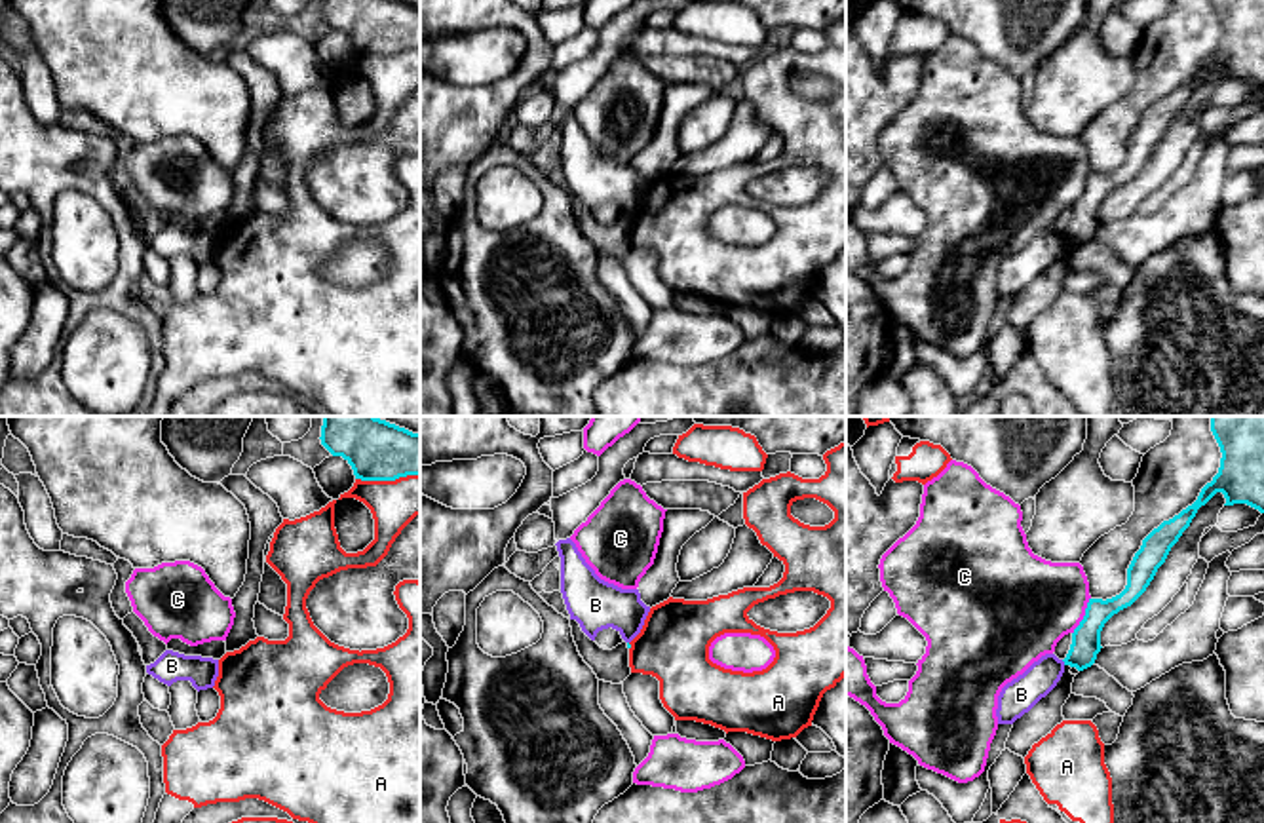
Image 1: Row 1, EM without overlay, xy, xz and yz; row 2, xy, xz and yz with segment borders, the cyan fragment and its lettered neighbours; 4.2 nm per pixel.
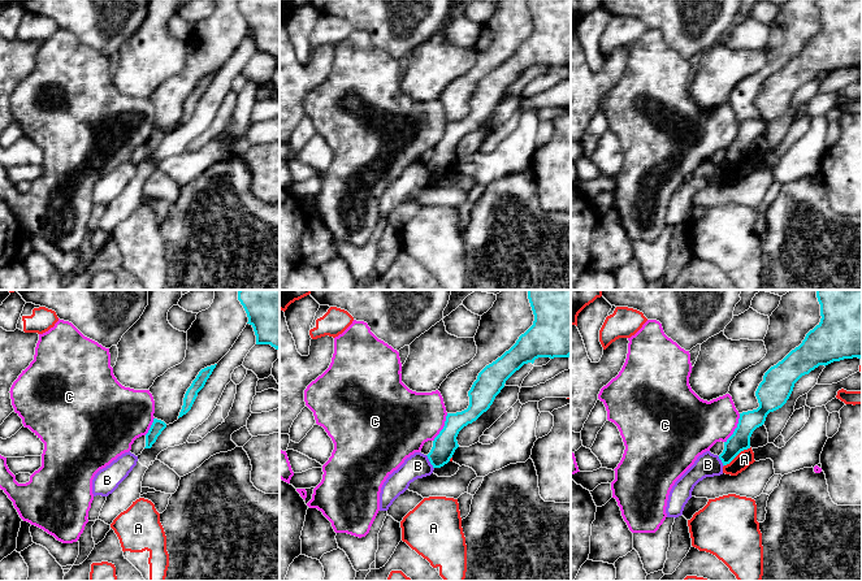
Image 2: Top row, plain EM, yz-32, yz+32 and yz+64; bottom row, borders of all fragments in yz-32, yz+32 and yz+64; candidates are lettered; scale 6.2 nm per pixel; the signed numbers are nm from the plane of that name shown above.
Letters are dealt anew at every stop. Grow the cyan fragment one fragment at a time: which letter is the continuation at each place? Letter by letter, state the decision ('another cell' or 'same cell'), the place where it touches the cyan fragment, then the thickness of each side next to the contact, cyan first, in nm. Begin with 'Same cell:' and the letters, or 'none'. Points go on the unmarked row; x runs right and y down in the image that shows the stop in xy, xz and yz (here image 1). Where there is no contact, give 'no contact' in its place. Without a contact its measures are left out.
Same cell: none
A: another cell; contact xy (386, 54); calibres 240 and 200 nm
B: another cell; contact yz (1063, 234); calibres 130 and 150 nm
C: another cell; contact yz (1084, 191); calibres 130 and 400 nm

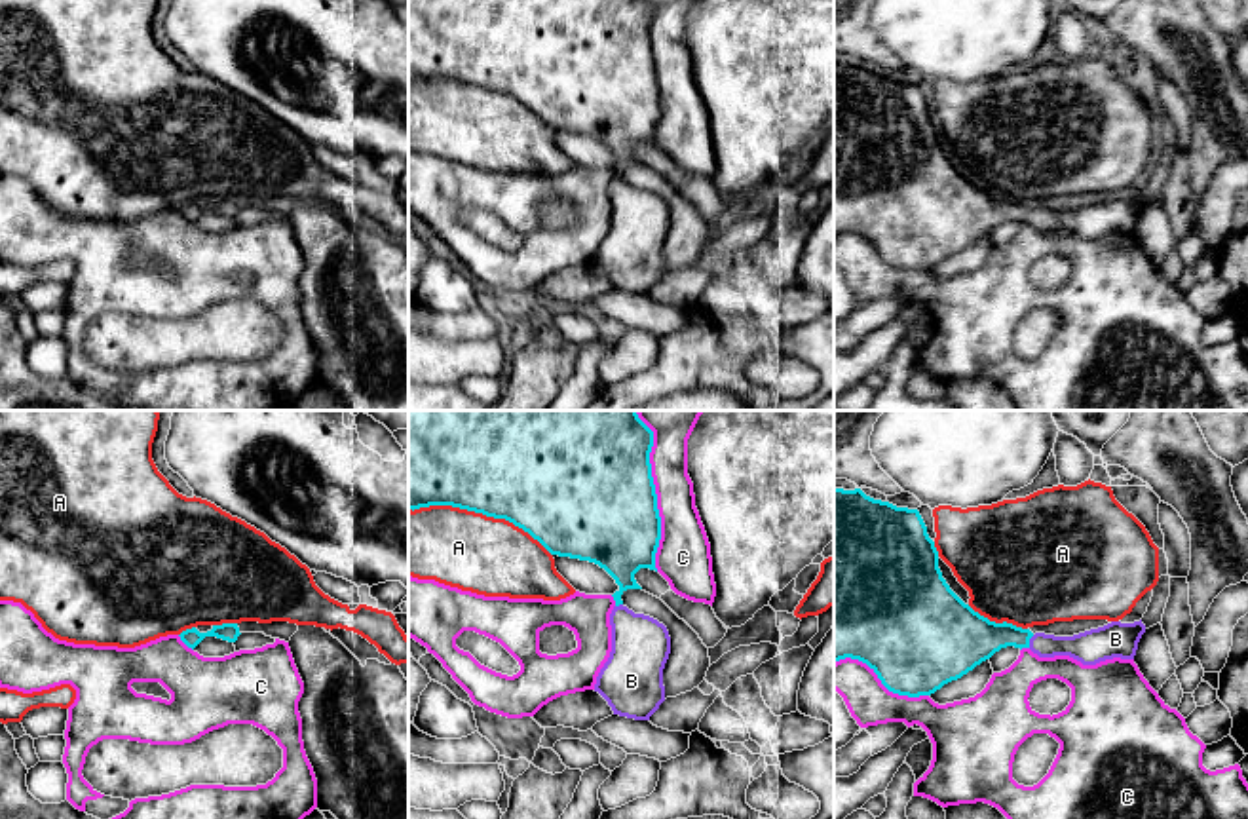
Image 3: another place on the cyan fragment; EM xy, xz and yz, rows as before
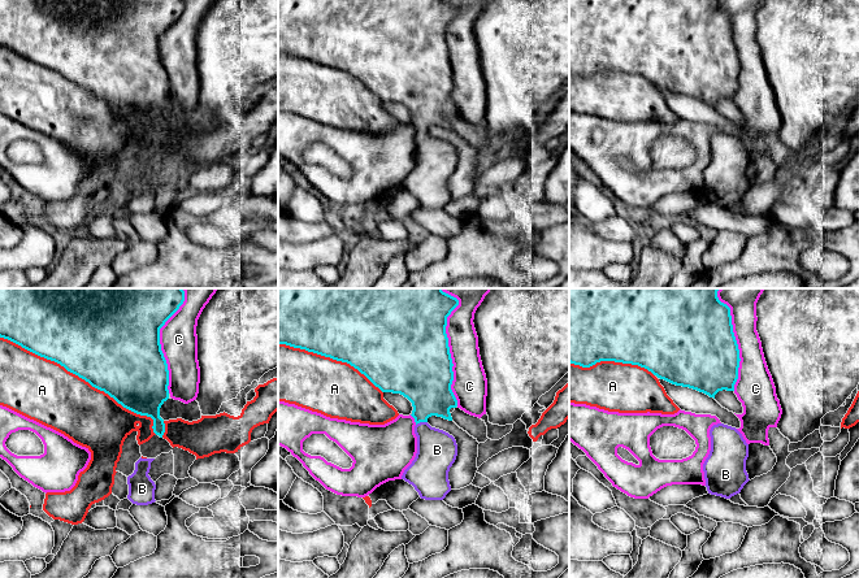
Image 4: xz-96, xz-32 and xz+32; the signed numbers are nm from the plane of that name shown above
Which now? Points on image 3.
Same cell: B
A: another cell; contact xz (481, 86); calibres 420 and 320 nm
B: same cell; contact yz (1028, 215); calibres 220 and 130 nm
C: another cell; contact xz (656, 73); calibres 500 and 220 nm

